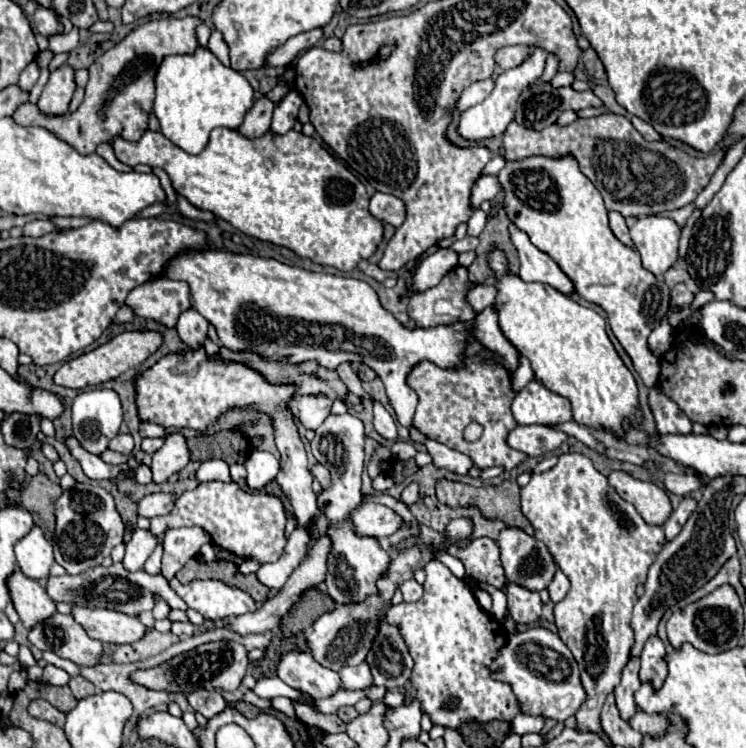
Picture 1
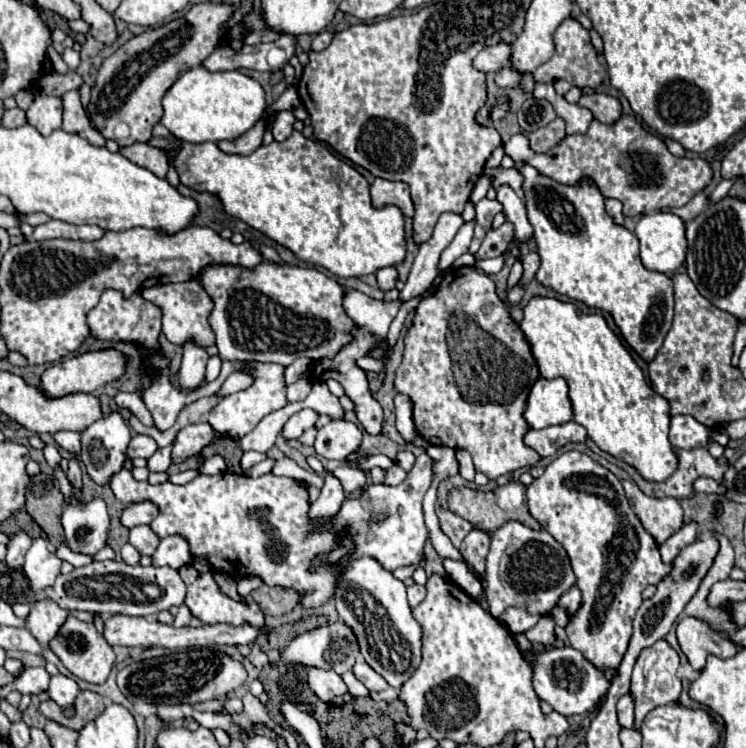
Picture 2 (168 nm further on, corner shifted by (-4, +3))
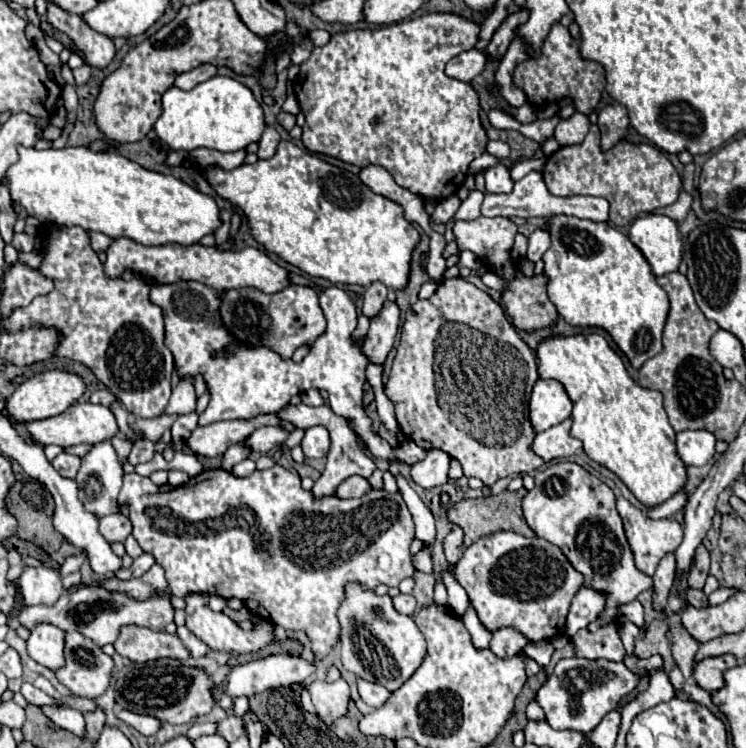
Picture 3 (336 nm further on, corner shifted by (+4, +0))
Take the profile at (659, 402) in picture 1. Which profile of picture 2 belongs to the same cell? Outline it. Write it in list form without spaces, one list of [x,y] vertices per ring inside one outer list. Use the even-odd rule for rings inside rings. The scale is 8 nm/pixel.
[[[674,415],[670,419],[670,443],[676,449],[694,449],[698,445],[706,445],[708,435],[714,435],[714,441],[718,441],[722,447],[726,447],[730,441],[728,435],[704,427],[692,415]]]

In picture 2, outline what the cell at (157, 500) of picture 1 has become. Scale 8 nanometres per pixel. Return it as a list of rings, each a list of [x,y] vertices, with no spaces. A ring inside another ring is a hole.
[[[132,503],[130,507],[124,509],[120,521],[124,527],[132,529],[136,525],[144,525],[144,523],[152,523],[152,519],[156,519],[156,505],[154,503]]]

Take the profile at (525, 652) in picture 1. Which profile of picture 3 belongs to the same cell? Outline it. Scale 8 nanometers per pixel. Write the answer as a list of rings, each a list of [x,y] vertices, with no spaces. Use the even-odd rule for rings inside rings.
[[[568,658],[560,660],[552,672],[552,676],[542,684],[542,688],[536,694],[536,700],[546,712],[546,722],[554,730],[576,730],[576,732],[592,732],[600,720],[610,712],[616,710],[624,696],[628,696],[636,686],[640,684],[640,678],[632,674],[622,662],[608,662],[608,660],[586,660],[586,658]]]

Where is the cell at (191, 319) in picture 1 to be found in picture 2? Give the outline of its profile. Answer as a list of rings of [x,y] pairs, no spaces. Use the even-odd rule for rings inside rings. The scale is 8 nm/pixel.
[[[184,343],[184,357],[182,357],[182,367],[180,367],[180,385],[186,389],[198,387],[204,379],[204,369],[206,369],[208,353],[204,347],[198,343]]]

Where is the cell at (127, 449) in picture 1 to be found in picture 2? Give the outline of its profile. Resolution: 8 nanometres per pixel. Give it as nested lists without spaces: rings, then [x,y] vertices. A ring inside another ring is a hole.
[[[136,435],[136,437],[130,439],[130,445],[128,445],[128,457],[130,457],[130,459],[136,459],[136,457],[148,459],[156,449],[158,449],[158,445],[154,443],[152,437]]]

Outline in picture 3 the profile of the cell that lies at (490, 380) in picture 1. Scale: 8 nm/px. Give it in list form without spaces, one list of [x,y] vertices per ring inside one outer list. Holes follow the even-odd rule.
[[[446,278],[432,298],[418,300],[408,312],[400,334],[400,344],[396,350],[396,358],[384,386],[384,394],[392,400],[396,410],[396,420],[400,430],[414,440],[424,450],[444,450],[452,458],[462,464],[464,476],[476,476],[486,486],[492,486],[496,480],[512,476],[512,474],[530,474],[544,466],[544,460],[534,454],[532,438],[536,436],[530,418],[528,418],[528,402],[526,402],[526,374],[528,374],[528,394],[538,380],[536,354],[526,346],[526,342],[518,336],[518,332],[510,326],[504,316],[502,306],[486,292],[478,290],[464,278]],[[436,380],[448,382],[444,384],[454,392],[452,402],[448,406],[440,406]]]

